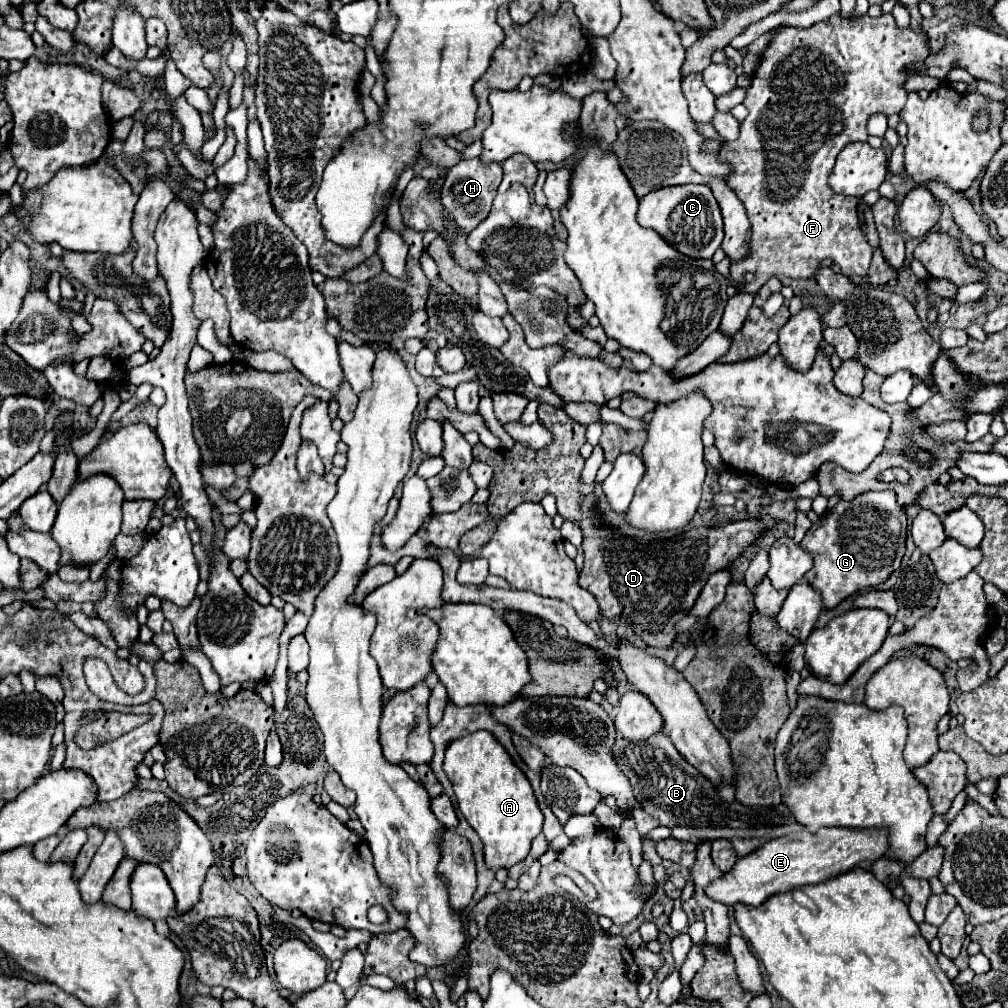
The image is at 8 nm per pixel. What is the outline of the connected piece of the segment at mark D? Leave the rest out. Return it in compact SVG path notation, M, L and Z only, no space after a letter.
M540 403L538 407L538 419L542 423L546 423L546 427L554 433L554 441L550 447L534 451L534 449L526 449L522 445L514 445L514 449L504 451L504 455L500 451L492 451L488 447L484 447L482 443L474 445L474 459L476 461L484 461L494 469L494 477L492 483L488 485L490 489L490 499L486 503L486 509L490 513L490 523L482 523L476 529L468 531L462 539L460 539L460 553L464 557L480 551L496 533L496 525L498 521L508 515L512 509L516 509L520 503L526 501L542 501L544 495L554 495L556 497L556 505L558 505L558 513L566 519L566 521L574 521L580 525L580 529L584 531L584 543L582 543L582 551L584 551L584 567L580 571L580 587L584 587L586 591L590 591L592 595L596 595L602 615L606 619L630 625L632 631L646 641L646 645L650 647L670 647L674 645L676 633L674 633L674 623L680 621L688 609L694 605L700 589L704 587L704 583L708 581L708 577L724 567L728 567L728 563L732 563L738 555L740 549L748 547L750 543L754 543L754 539L764 531L770 529L774 525L774 519L764 515L762 519L742 519L724 527L696 527L690 531L684 531L676 537L672 537L672 545L662 545L662 543L650 543L648 547L638 545L634 539L626 537L620 533L620 529L610 527L600 511L596 511L596 503L598 497L594 493L590 495L582 495L582 469L584 469L584 457L580 455L580 447L586 443L584 439L584 431L586 427L580 423L574 423L568 419L568 415L560 409L560 407L552 407L546 403Z

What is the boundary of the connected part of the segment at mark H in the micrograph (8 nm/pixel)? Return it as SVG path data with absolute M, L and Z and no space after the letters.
M478 159L460 161L448 171L446 181L442 185L442 203L444 203L444 209L458 223L458 227L462 227L466 233L476 229L488 217L500 179L502 179L502 167L498 163L482 165Z

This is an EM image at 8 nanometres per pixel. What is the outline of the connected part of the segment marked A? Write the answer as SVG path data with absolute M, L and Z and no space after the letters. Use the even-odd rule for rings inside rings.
M476 731L452 741L446 751L444 771L452 781L458 809L484 843L486 865L500 869L520 863L528 855L532 839L542 831L544 815L528 777L518 769L500 741L490 731Z

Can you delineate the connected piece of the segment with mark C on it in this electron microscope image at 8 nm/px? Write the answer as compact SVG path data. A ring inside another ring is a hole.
M680 185L650 191L640 199L638 223L654 229L666 243L692 259L712 259L724 237L722 215L708 185Z

